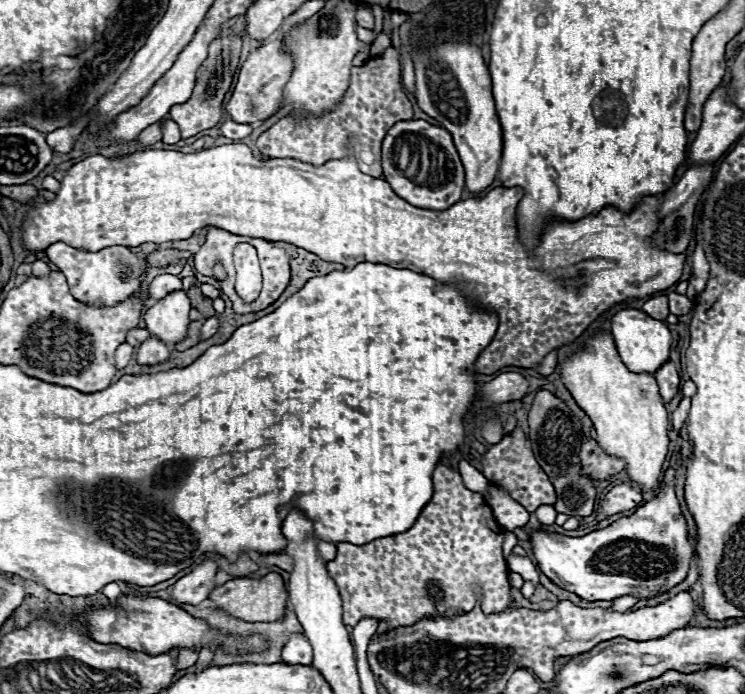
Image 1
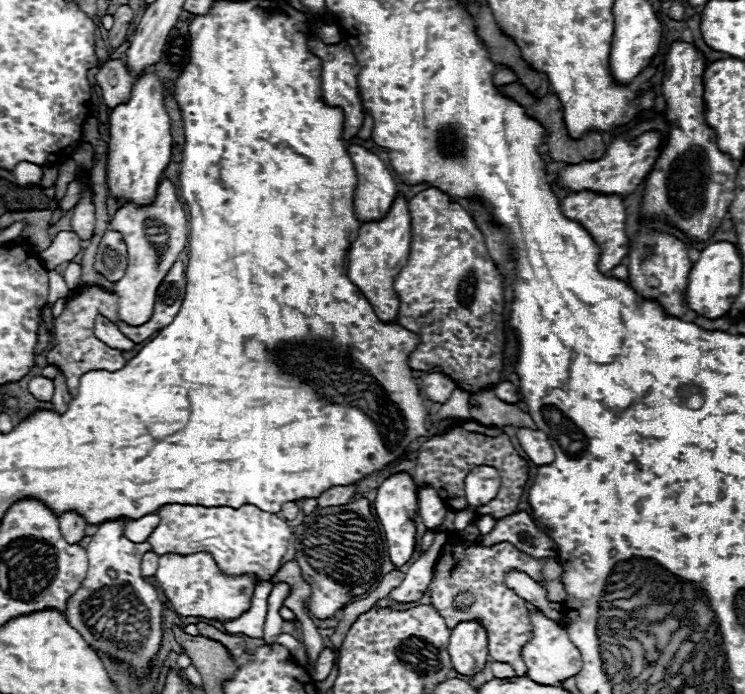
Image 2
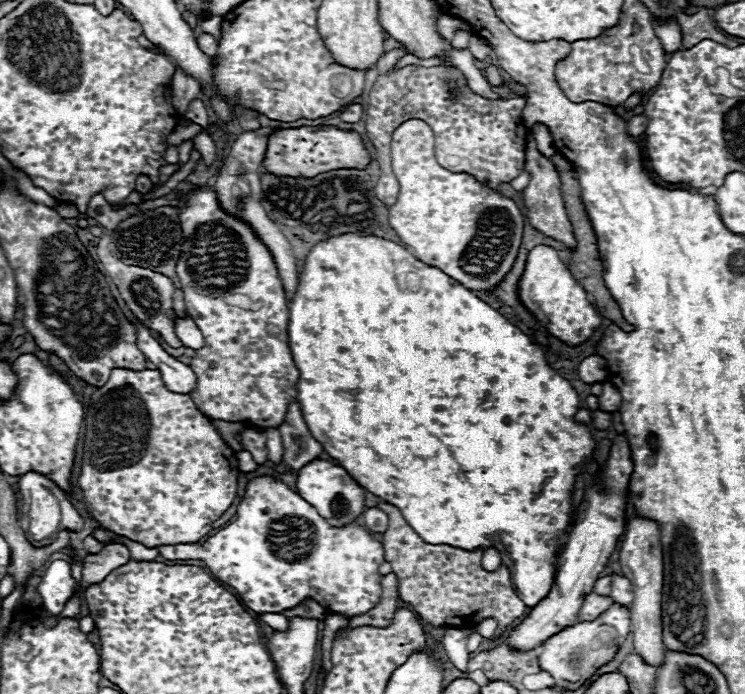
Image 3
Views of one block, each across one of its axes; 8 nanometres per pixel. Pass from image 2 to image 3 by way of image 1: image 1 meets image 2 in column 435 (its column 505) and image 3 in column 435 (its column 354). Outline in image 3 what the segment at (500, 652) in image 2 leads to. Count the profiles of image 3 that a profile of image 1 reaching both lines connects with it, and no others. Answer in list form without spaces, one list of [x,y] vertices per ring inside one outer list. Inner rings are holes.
[[[380,502],[378,508],[382,508],[388,516],[390,516],[390,526],[388,530],[382,534],[382,548],[384,548],[384,560],[392,564],[392,572],[398,576],[400,582],[400,598],[422,618],[432,622],[434,626],[460,626],[460,628],[472,628],[476,624],[480,624],[484,618],[494,618],[498,622],[496,632],[492,634],[492,640],[500,638],[506,634],[506,630],[520,618],[526,616],[528,608],[522,604],[522,600],[518,600],[518,596],[514,594],[512,588],[512,580],[510,580],[510,570],[508,566],[500,564],[498,570],[488,572],[482,568],[482,550],[462,550],[462,548],[452,548],[452,546],[434,546],[434,544],[426,544],[410,526],[408,522],[402,518],[400,510],[392,504]]]

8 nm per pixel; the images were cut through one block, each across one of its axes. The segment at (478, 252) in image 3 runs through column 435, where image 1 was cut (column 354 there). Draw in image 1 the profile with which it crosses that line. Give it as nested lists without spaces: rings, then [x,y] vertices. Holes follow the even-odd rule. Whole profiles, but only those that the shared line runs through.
[[[224,144],[224,146],[214,146],[214,148],[206,148],[200,152],[192,152],[192,154],[184,154],[184,152],[176,152],[176,150],[140,150],[130,154],[128,158],[120,160],[120,158],[104,158],[104,156],[90,156],[82,162],[76,162],[68,174],[62,180],[60,190],[56,192],[56,200],[52,202],[44,202],[44,204],[32,204],[32,208],[26,214],[26,220],[22,224],[22,242],[26,250],[38,252],[38,250],[46,250],[50,244],[54,242],[66,242],[68,246],[74,248],[84,248],[90,252],[108,248],[108,246],[140,246],[144,242],[154,242],[154,244],[164,244],[164,242],[176,242],[176,240],[186,240],[194,234],[194,230],[198,228],[206,228],[206,226],[216,226],[222,230],[228,230],[232,234],[238,236],[250,236],[250,238],[262,238],[268,242],[290,242],[298,248],[304,248],[316,256],[320,256],[326,262],[340,262],[348,268],[354,268],[360,262],[374,262],[374,264],[386,264],[392,268],[408,268],[414,270],[418,274],[426,274],[438,282],[464,282],[464,290],[468,292],[468,296],[478,298],[474,302],[480,302],[482,306],[488,306],[492,310],[496,310],[500,324],[498,324],[498,332],[490,344],[490,348],[486,348],[480,358],[476,360],[476,372],[480,374],[496,374],[504,368],[516,366],[516,368],[538,368],[544,360],[544,356],[552,350],[562,348],[564,344],[574,342],[602,312],[606,312],[610,306],[626,300],[626,298],[646,298],[650,294],[656,294],[660,290],[670,288],[672,284],[678,282],[678,278],[682,276],[682,268],[684,268],[684,254],[672,254],[672,252],[664,252],[662,248],[658,248],[654,244],[654,234],[658,230],[660,218],[658,218],[658,210],[660,210],[660,200],[664,200],[664,194],[656,194],[656,196],[644,196],[640,198],[640,202],[630,210],[630,212],[622,212],[614,206],[606,206],[602,208],[598,214],[580,218],[578,222],[570,222],[570,220],[550,220],[546,224],[546,240],[540,240],[534,246],[534,252],[530,254],[526,250],[526,246],[520,242],[518,238],[518,228],[516,228],[516,208],[520,204],[520,200],[524,198],[524,190],[522,188],[494,188],[490,190],[486,196],[482,198],[468,198],[468,200],[460,200],[454,206],[450,206],[448,210],[422,210],[416,206],[410,206],[406,200],[402,200],[400,196],[394,194],[394,190],[390,188],[390,184],[382,178],[372,178],[364,172],[360,172],[358,164],[352,160],[352,156],[344,156],[340,160],[328,160],[322,166],[314,166],[314,164],[304,164],[300,160],[292,160],[292,158],[272,158],[272,160],[260,160],[258,156],[254,156],[254,152],[246,146],[246,144]]]

